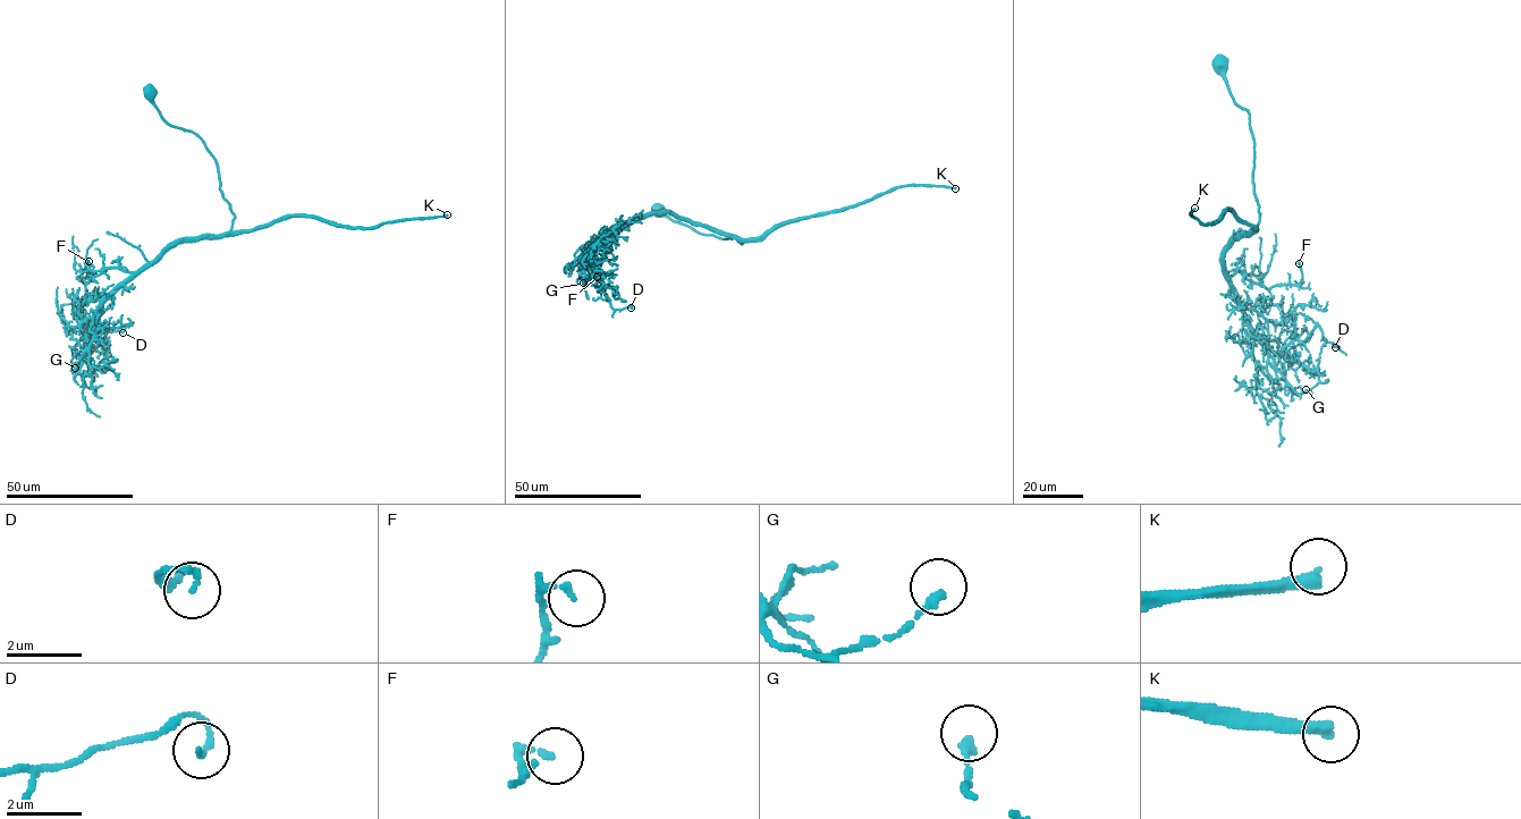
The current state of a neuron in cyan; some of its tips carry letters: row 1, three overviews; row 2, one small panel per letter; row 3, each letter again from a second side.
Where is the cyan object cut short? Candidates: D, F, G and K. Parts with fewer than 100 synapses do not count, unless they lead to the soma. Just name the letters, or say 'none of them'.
K

